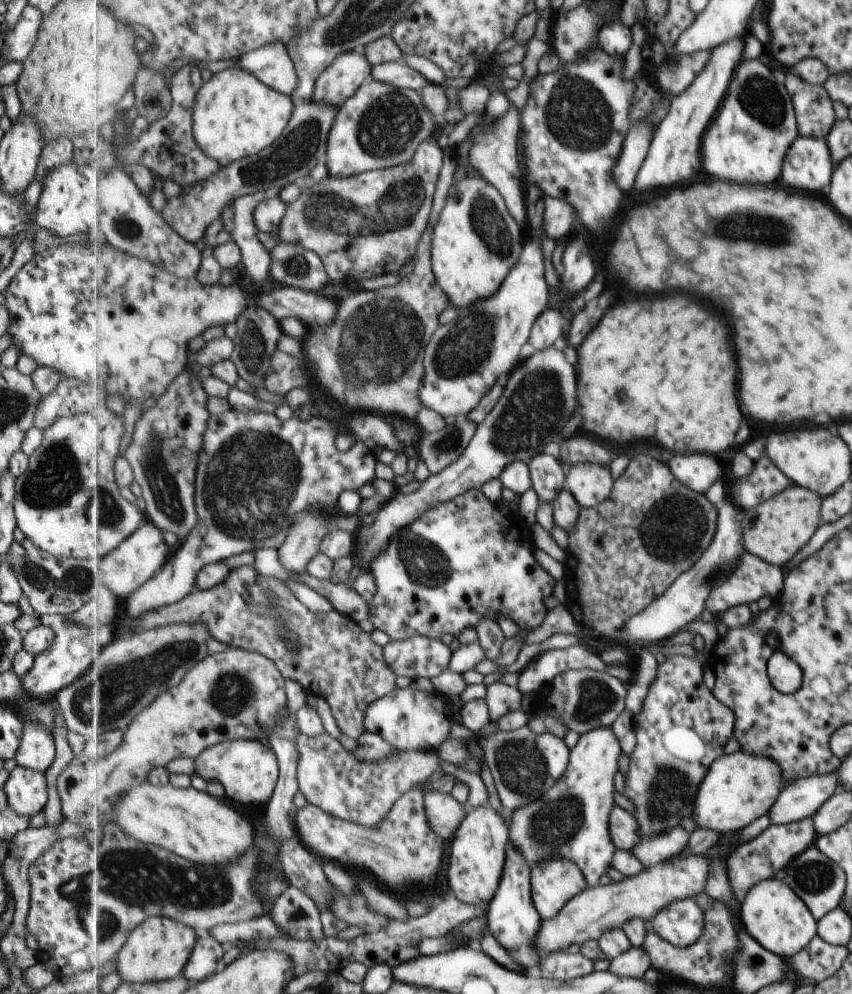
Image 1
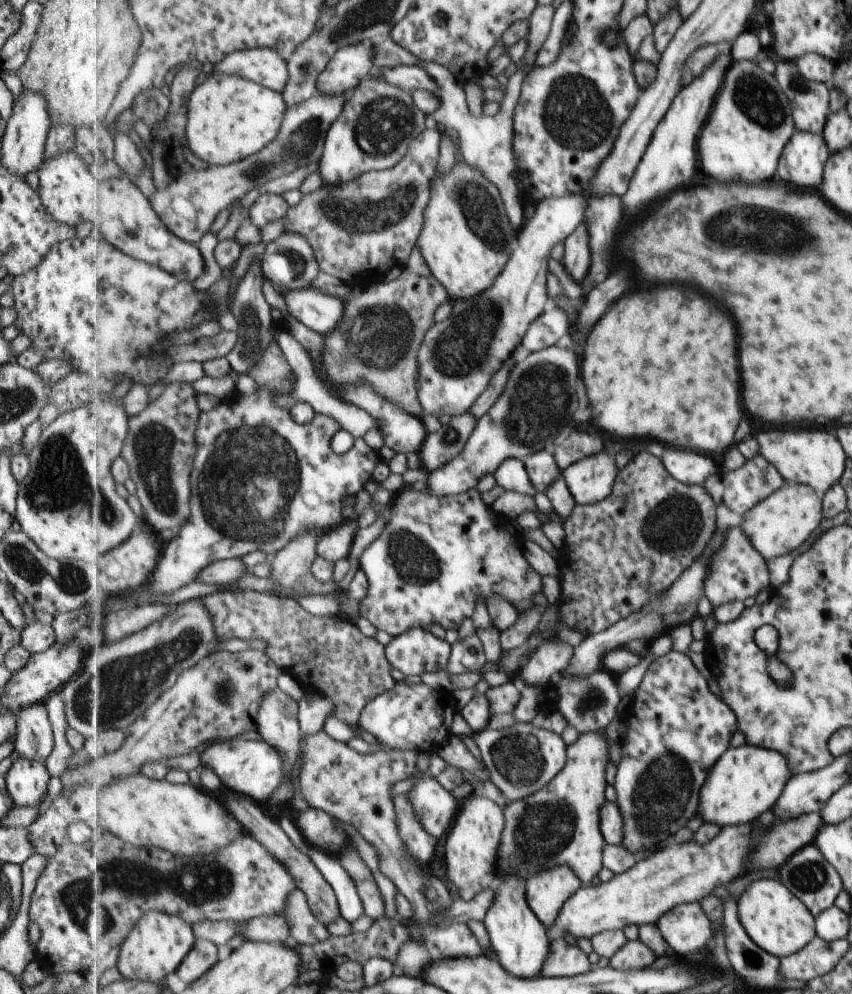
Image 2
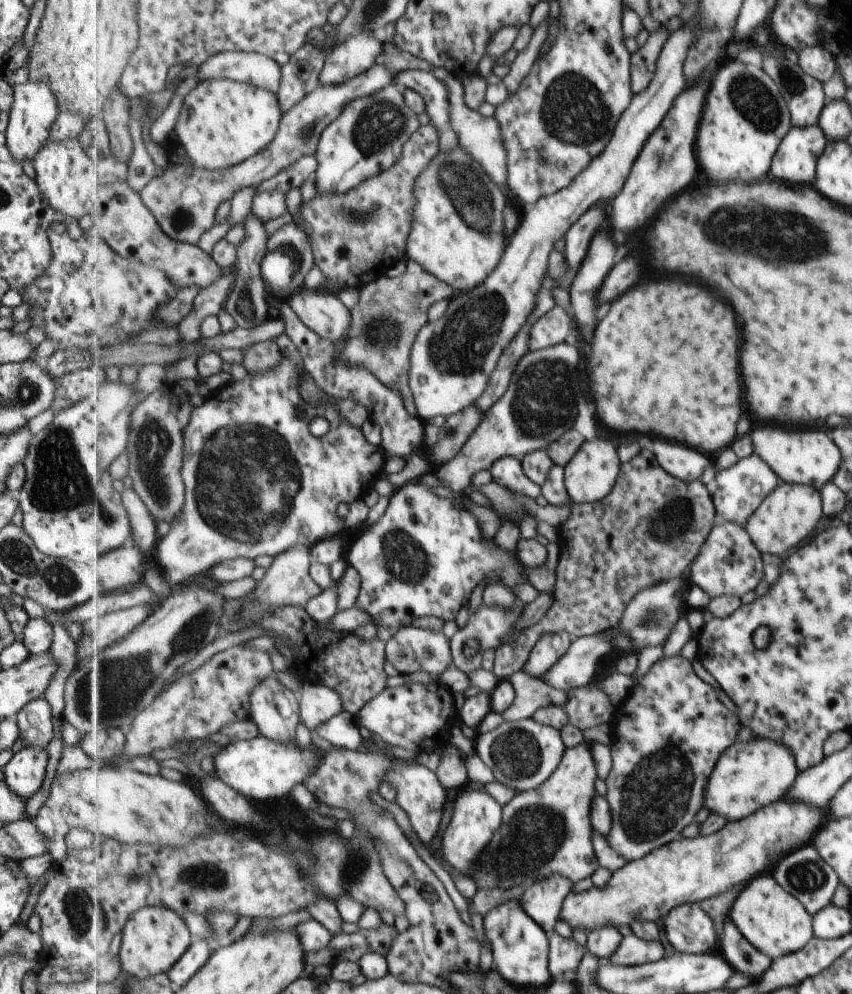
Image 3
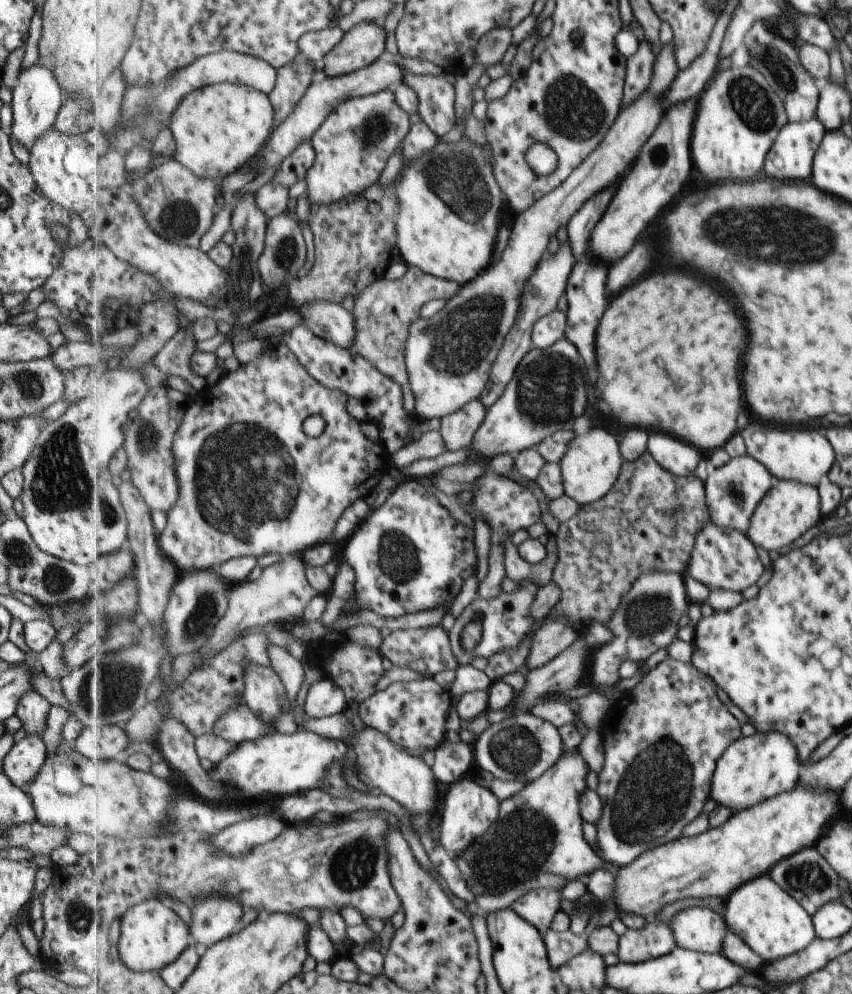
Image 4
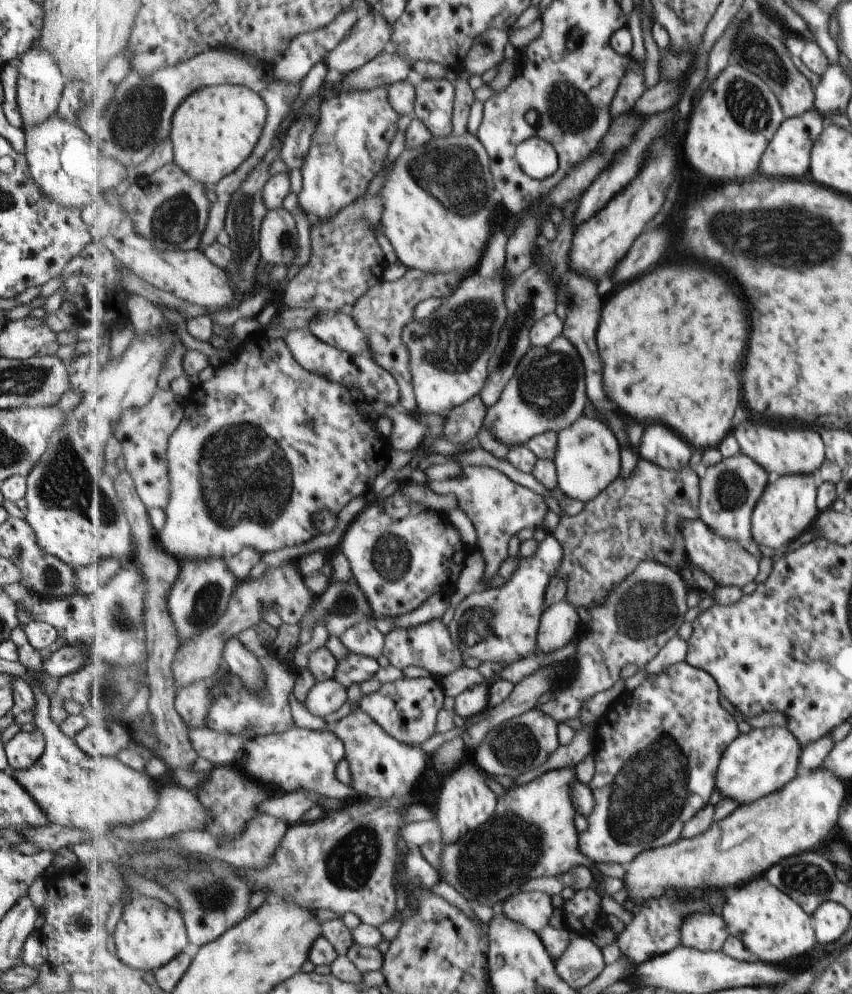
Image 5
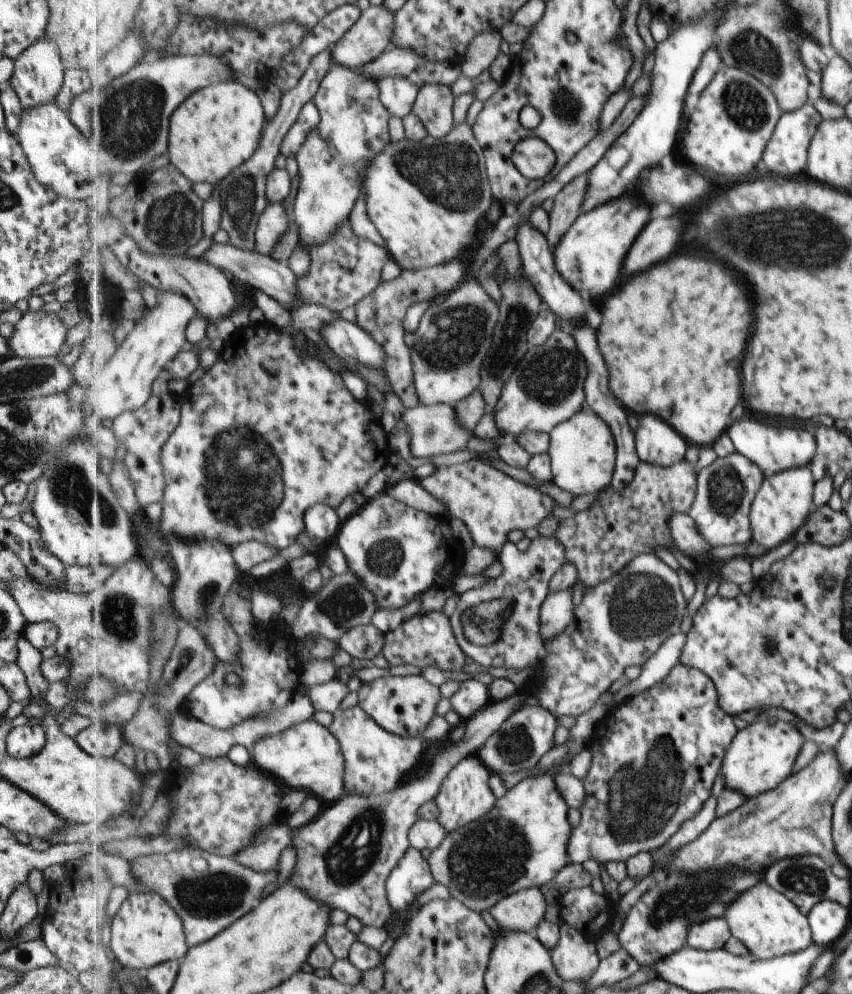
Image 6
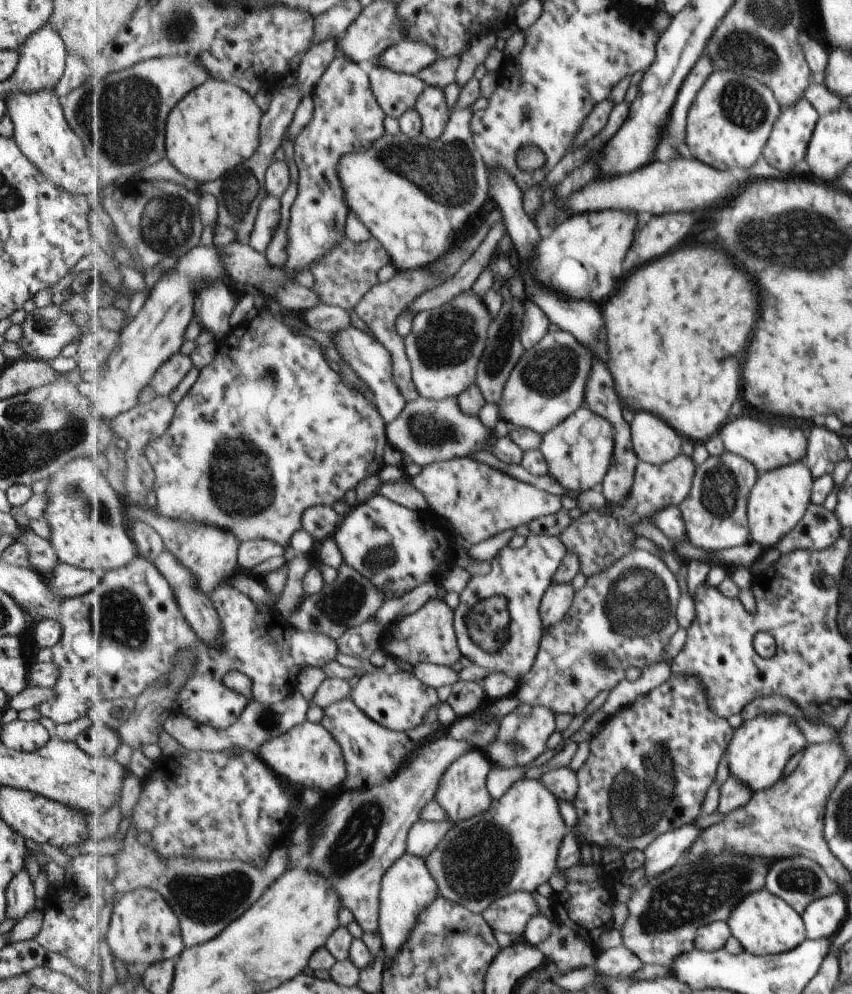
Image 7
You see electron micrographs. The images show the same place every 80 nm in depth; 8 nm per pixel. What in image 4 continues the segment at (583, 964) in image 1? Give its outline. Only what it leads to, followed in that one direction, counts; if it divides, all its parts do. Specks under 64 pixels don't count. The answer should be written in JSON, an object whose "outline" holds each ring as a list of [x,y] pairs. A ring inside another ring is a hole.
{"outline":[[[550,929],[544,935],[551,966],[559,969],[567,960],[579,956],[581,952],[590,949],[587,934],[579,935],[571,929],[565,932],[557,932]]]}

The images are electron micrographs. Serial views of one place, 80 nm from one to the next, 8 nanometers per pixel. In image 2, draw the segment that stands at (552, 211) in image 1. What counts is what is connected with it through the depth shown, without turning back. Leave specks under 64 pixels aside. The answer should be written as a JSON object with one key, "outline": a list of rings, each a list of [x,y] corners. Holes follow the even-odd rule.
{"outline":[[[561,196],[543,199],[535,207],[534,216],[527,220],[523,228],[519,230],[519,248],[511,256],[506,269],[498,276],[494,285],[479,298],[454,300],[452,304],[453,316],[444,321],[435,323],[426,336],[418,354],[421,363],[421,374],[418,376],[418,395],[425,413],[437,416],[457,416],[469,413],[478,398],[489,388],[493,374],[497,374],[505,360],[513,356],[513,352],[524,342],[529,326],[541,317],[545,312],[545,304],[549,300],[547,296],[547,272],[549,272],[549,260],[551,250],[565,240],[569,234],[573,234],[579,224],[583,222],[583,214],[587,210],[587,198],[585,196]]]}

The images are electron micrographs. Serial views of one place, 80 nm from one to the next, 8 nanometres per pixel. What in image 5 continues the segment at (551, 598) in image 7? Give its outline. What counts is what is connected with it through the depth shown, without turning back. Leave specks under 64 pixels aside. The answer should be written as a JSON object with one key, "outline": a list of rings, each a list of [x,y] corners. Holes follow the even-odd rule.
{"outline":[[[567,600],[545,609],[539,627],[538,650],[535,654],[547,654],[569,643],[575,643],[580,620],[577,609]]]}

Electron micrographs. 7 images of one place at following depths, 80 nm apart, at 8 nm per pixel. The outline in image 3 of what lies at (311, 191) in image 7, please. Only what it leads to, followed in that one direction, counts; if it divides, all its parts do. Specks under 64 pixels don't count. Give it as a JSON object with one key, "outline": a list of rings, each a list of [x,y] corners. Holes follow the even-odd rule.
{"outline":[[[395,82],[383,88],[377,94],[356,99],[342,111],[339,118],[335,118],[323,132],[316,153],[318,168],[315,176],[317,194],[345,194],[349,190],[359,188],[366,180],[377,178],[390,170],[402,158],[404,146],[410,141],[421,127],[419,116],[407,106],[402,88]]]}

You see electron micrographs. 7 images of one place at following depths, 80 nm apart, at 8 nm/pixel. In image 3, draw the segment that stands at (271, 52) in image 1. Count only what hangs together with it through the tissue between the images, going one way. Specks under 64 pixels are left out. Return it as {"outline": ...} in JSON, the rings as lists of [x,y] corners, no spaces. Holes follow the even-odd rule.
{"outline":[[[228,51],[199,65],[196,77],[199,83],[227,79],[277,93],[282,86],[283,70],[279,62],[265,54]]]}

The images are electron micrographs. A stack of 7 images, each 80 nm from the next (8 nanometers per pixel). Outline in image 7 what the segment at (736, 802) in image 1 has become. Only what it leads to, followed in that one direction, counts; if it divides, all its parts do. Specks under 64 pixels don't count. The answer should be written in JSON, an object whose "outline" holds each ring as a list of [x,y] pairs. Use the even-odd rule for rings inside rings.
{"outline":[[[758,714],[752,720],[745,720],[743,726],[735,729],[735,735],[728,747],[728,768],[730,774],[747,782],[751,790],[770,789],[781,780],[781,772],[791,756],[806,749],[807,742],[793,717],[786,714]]]}

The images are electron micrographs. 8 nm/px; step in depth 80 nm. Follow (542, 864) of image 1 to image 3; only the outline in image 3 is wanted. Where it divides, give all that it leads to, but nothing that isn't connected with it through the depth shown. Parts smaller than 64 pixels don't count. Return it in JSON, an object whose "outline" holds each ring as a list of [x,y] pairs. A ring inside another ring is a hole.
{"outline":[[[559,874],[543,878],[528,885],[521,898],[523,910],[527,912],[546,931],[554,934],[555,924],[559,922],[565,898],[570,897],[573,882]]]}

